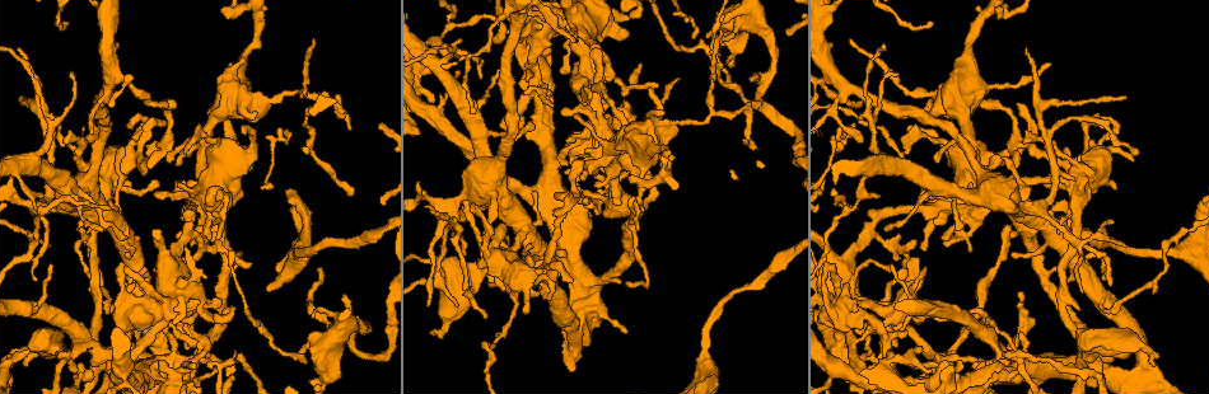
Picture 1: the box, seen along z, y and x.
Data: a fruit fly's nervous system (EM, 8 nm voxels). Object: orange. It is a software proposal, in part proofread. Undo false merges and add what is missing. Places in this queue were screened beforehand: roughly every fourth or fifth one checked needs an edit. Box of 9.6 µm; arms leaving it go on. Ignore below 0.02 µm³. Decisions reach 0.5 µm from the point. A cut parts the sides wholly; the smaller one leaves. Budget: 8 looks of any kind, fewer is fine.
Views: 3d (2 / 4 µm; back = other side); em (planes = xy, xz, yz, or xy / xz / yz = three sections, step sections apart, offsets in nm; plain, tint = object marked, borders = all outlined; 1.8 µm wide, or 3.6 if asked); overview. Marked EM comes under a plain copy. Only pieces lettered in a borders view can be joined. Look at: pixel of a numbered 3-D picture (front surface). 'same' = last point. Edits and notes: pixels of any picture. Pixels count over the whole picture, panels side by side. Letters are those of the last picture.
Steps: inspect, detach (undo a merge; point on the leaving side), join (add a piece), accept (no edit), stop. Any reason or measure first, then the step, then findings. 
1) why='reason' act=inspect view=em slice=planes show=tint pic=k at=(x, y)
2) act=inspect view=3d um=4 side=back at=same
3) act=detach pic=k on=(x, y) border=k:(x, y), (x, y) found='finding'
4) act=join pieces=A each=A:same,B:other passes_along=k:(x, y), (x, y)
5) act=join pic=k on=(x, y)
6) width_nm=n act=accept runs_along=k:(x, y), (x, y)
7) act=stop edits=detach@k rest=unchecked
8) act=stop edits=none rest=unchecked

why='thick turns thin' act=inspect view=3d um=4 pic=1 at=(515, 10)

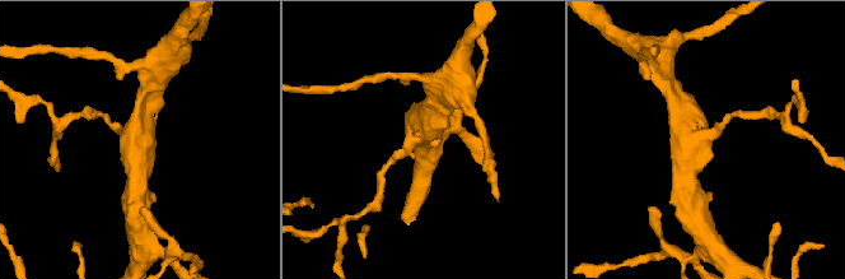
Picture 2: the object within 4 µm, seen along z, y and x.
why='shape alone is not enough' act=inspect view=em slice=xy step=4 show=tint pic=2 at=(421, 137)

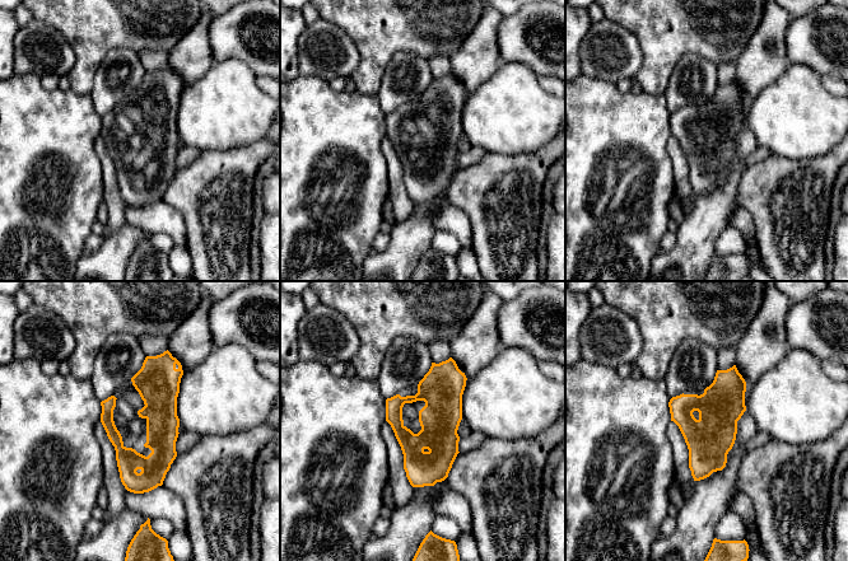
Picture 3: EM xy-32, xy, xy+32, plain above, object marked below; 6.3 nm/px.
why='another direction' act=inspect view=em slice=yz step=8 show=borders at=same

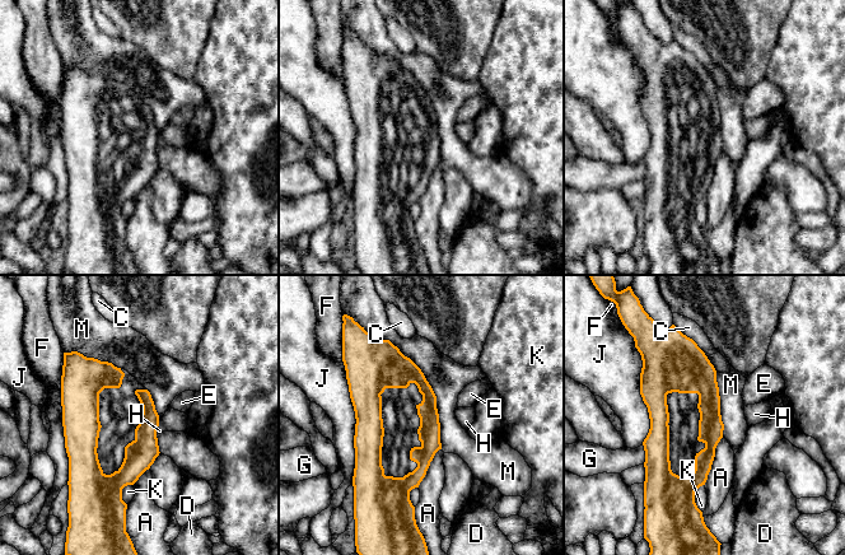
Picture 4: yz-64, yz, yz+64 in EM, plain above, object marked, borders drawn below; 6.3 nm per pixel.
longest_contact=M:800nm act=accept each=A:other,C:other,D:other,E:other,F:other,G:other,H:other,J:other,K:other,M:other found='continuous, no second cell'

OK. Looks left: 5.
why='abrupt turn' act=inspect view=em slice=planes show=borders pic=1 at=(327, 373)

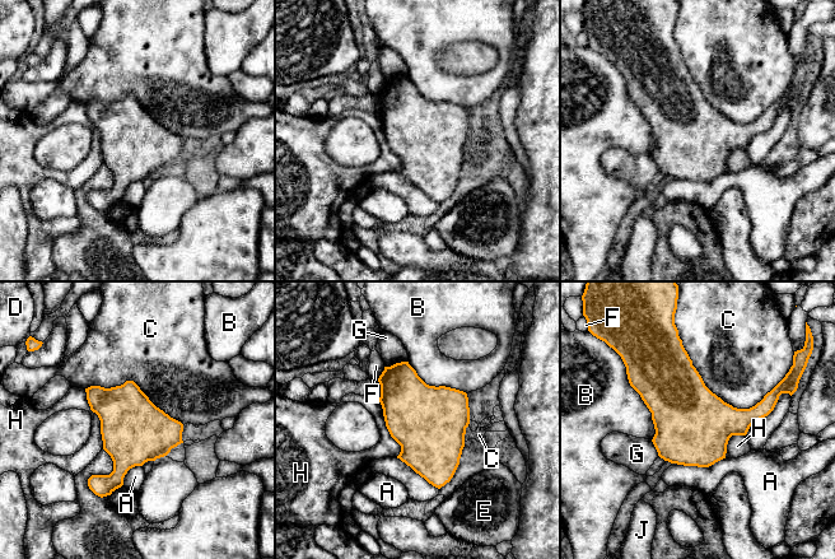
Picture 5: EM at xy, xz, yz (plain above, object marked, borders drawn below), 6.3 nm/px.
longest_contact=C:700nm act=accept each=A:other,B:other,C:other,D:other,E:other,F:other,G:other,H:other,J:other found='all the same cell'

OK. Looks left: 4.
why='branch stops here' act=inspect view=em slice=planes show=borders pic=1 at=(919, 261)

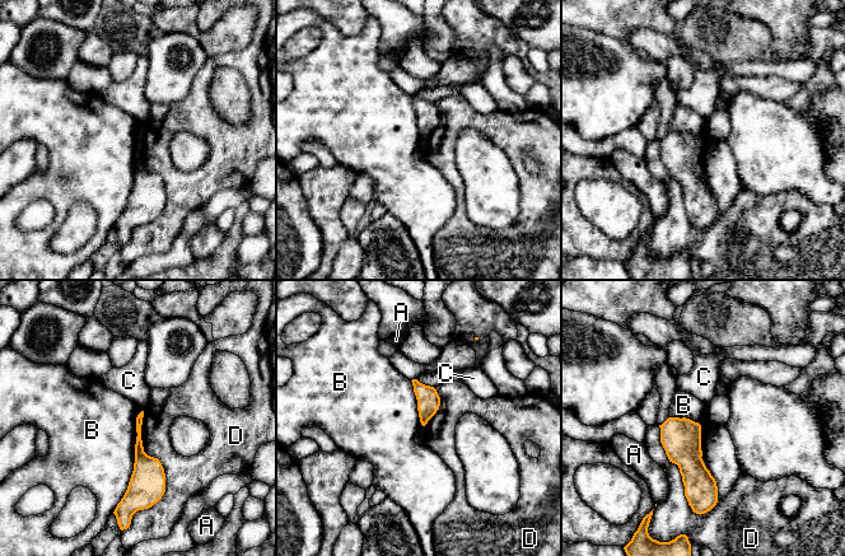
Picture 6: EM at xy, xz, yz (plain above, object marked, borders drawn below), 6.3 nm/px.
act=accept each=A:other,B:other,C:other,D:other border=6:(138, 415), (134, 470), (113, 509) found='no lettered piece goes on from it'

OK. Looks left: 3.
act=stop edits=none rest=unchecked

